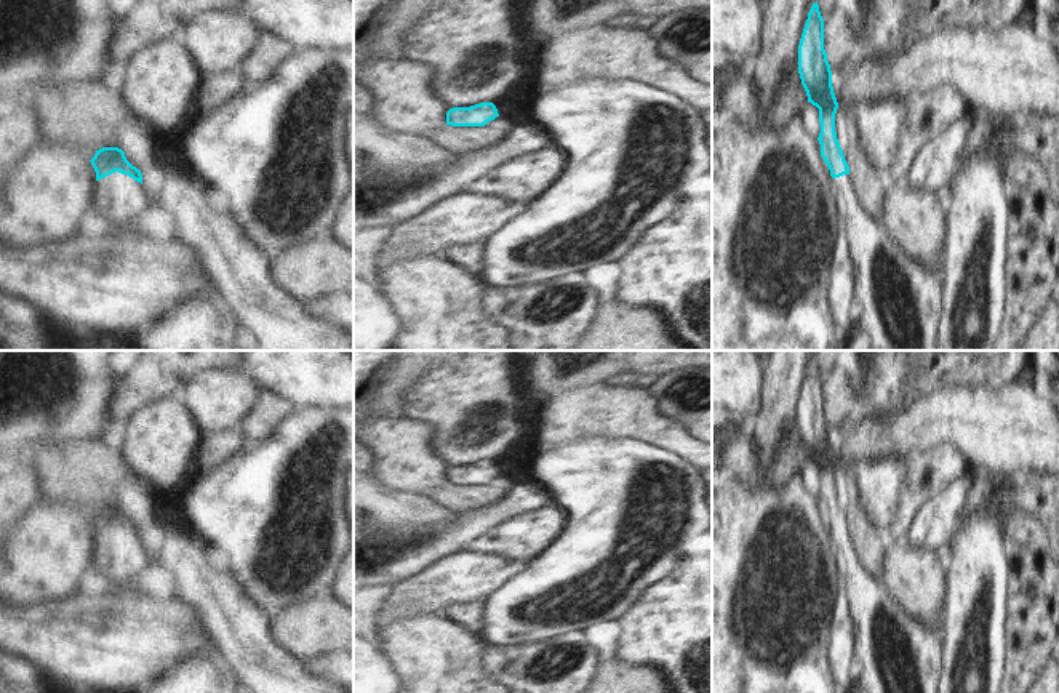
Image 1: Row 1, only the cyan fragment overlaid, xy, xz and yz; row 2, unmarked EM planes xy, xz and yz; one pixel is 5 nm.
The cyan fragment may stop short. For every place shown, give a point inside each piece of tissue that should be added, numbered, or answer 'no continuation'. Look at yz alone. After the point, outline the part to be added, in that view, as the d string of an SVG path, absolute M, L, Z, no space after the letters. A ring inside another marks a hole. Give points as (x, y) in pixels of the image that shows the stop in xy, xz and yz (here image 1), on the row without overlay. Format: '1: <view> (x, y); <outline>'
1: yz (898, 652); M849 533L833 538L856 631L865 693L939 693L944 613L933 624L913 616L861 563Z

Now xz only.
no continuation

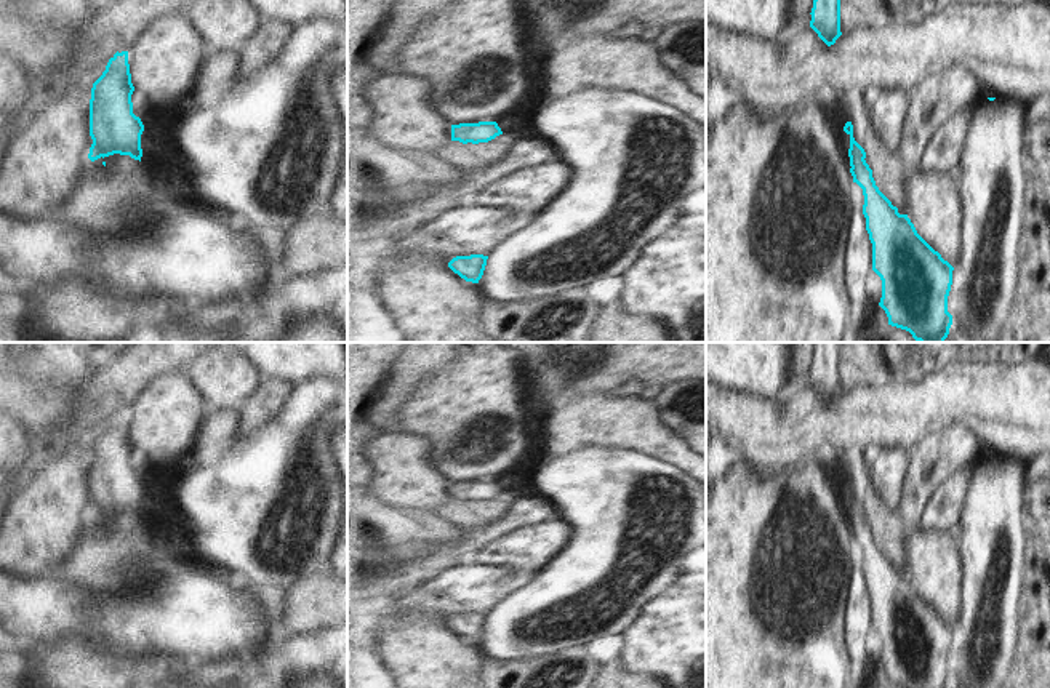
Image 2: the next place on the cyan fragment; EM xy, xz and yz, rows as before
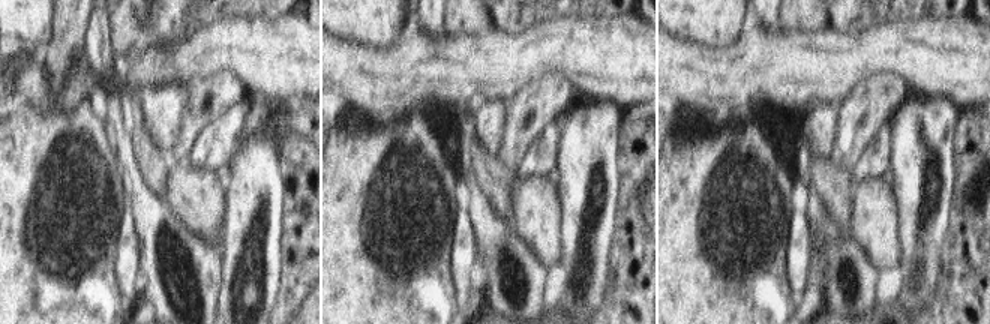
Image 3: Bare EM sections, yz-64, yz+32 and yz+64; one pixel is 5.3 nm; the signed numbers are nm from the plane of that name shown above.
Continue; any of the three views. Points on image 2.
no continuation

